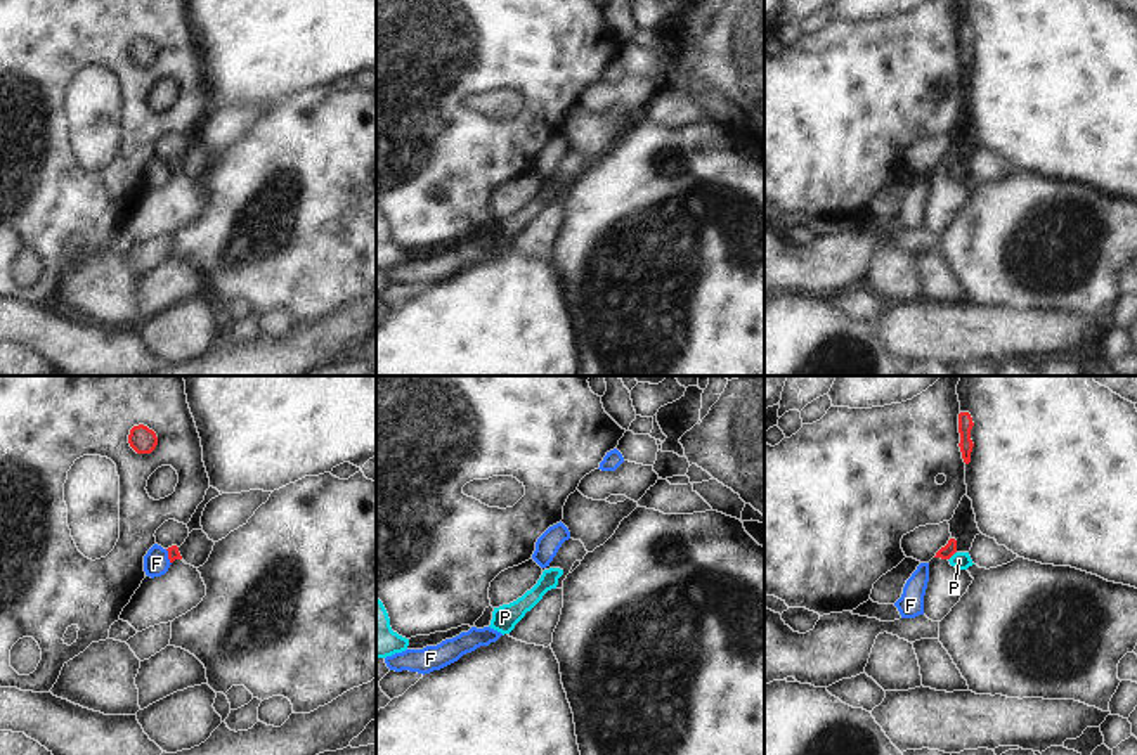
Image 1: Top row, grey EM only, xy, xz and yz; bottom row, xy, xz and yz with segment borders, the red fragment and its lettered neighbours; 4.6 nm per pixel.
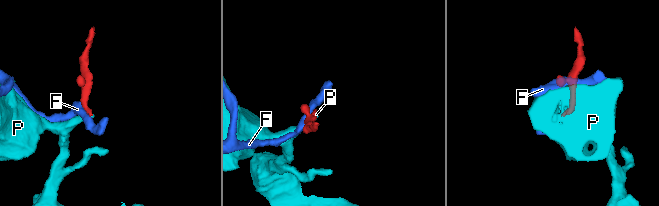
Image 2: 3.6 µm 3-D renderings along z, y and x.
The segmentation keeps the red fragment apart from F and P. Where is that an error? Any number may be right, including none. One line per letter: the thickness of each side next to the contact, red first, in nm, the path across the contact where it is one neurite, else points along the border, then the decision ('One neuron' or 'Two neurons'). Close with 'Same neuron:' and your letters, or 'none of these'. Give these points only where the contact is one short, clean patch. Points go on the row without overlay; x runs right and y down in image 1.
F: Thickness 50 nm (red) against 120 nm. Boundary: xy (165, 161), (170, 175). Two neurons
P: Thickness 60 nm (red) against 80 nm. Boundary: yz (955, 163), (948, 172). Two neurons
Same neuron: none of these

